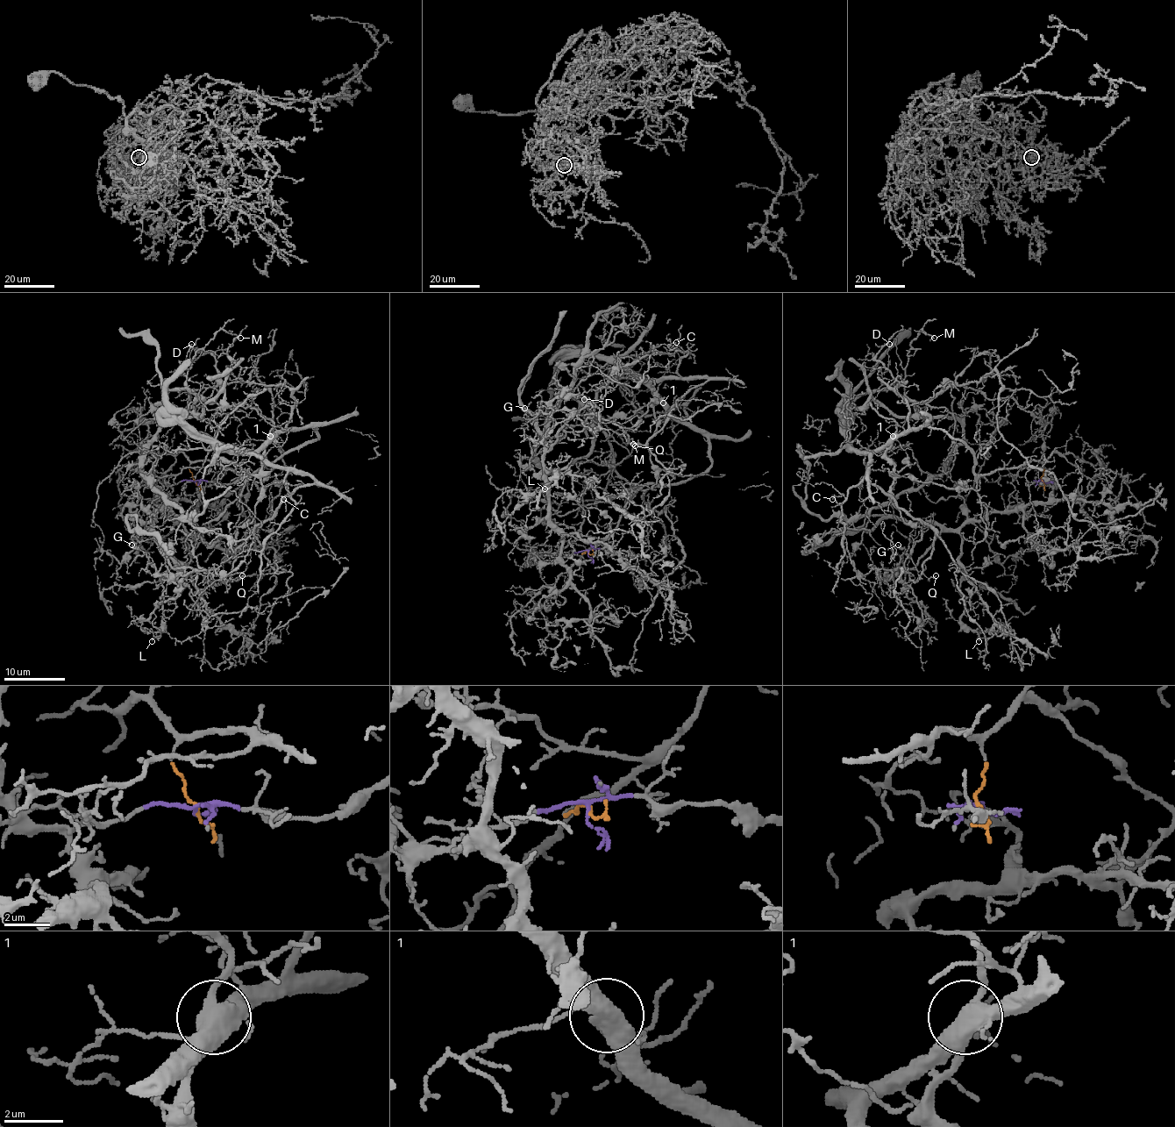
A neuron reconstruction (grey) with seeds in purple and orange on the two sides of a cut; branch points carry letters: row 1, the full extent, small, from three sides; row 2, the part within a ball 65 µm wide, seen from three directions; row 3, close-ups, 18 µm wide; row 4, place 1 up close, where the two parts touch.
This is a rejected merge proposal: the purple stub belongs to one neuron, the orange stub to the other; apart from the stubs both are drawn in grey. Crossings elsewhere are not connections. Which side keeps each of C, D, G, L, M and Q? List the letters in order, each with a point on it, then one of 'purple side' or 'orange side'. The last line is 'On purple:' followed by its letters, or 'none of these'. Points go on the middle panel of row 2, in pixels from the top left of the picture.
C: place (676, 342); orange side
D: place (584, 399); orange side
G: place (524, 408); purple side
L: place (544, 488); purple side
M: place (633, 444); orange side
Q: place (635, 445); orange side
On purple: G, L

